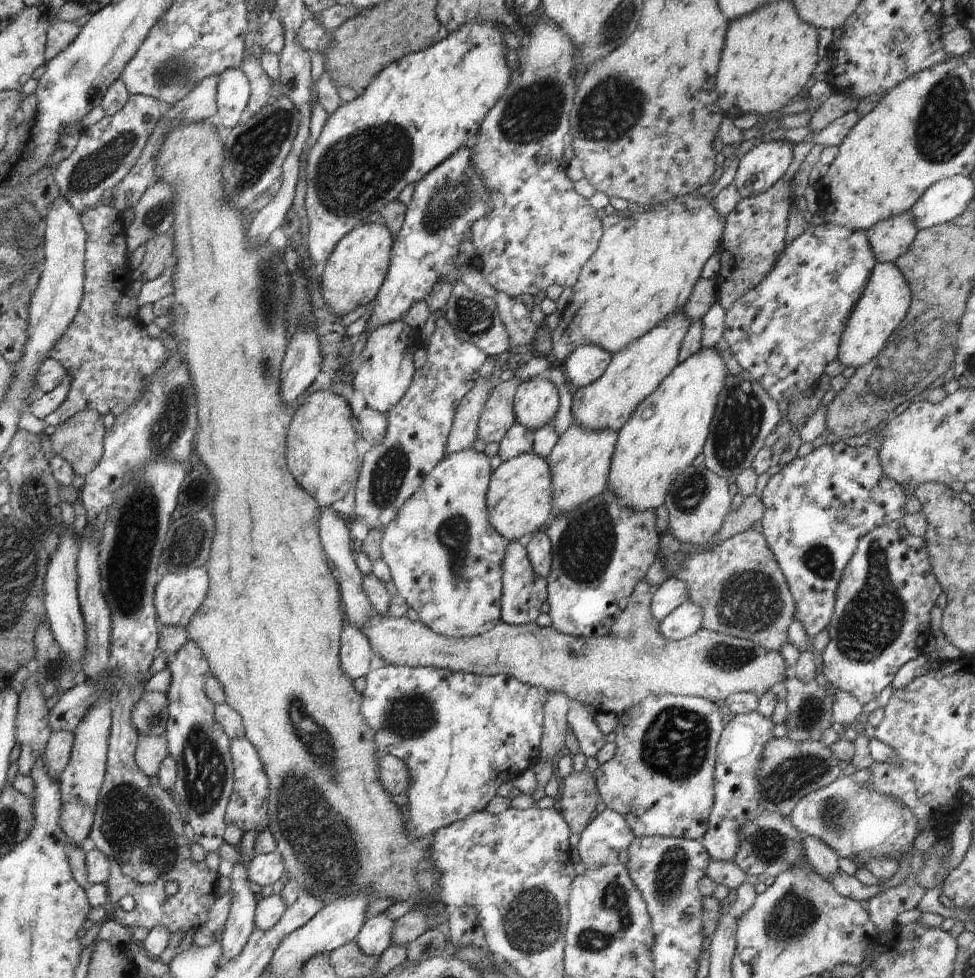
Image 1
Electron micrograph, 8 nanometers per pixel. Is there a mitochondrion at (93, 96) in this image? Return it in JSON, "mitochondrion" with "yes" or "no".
{"mitochondrion":"no"}

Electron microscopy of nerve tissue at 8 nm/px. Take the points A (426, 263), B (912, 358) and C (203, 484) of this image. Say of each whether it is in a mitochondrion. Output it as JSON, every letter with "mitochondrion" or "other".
{"A":"other","B":"mitochondrion","C":"other"}

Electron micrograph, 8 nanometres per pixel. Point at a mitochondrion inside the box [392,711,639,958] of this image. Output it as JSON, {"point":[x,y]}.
{"point":[611,917]}

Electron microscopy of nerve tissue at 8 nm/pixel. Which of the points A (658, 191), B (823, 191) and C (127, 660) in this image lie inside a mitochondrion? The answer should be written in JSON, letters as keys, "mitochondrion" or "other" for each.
{"A":"other","B":"other","C":"other"}

